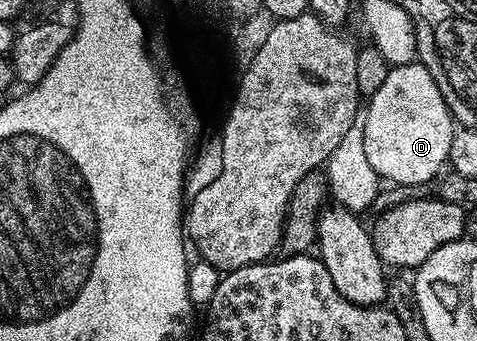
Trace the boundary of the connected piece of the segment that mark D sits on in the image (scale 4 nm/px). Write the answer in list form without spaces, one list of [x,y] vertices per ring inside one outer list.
[[[413,61],[391,66],[385,82],[367,100],[365,111],[361,129],[366,159],[381,180],[417,188],[437,178],[442,165],[447,164],[456,123],[434,77],[423,64]]]

